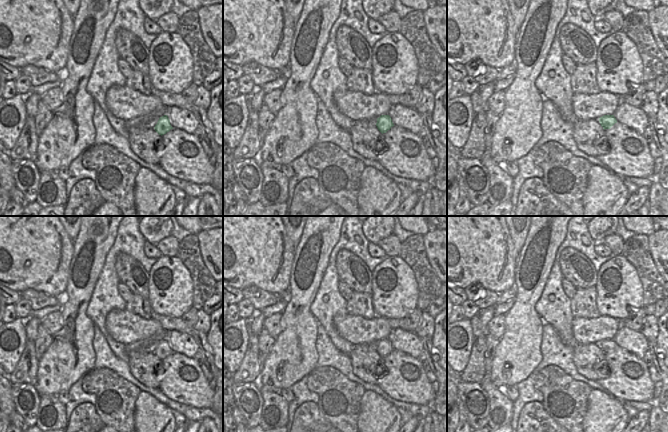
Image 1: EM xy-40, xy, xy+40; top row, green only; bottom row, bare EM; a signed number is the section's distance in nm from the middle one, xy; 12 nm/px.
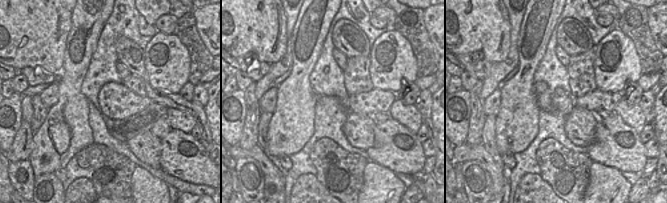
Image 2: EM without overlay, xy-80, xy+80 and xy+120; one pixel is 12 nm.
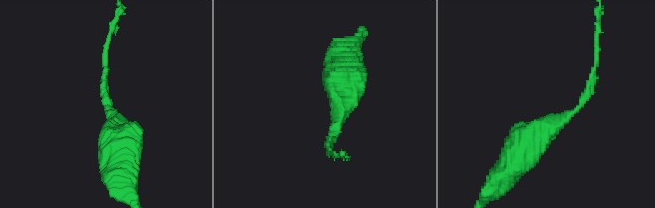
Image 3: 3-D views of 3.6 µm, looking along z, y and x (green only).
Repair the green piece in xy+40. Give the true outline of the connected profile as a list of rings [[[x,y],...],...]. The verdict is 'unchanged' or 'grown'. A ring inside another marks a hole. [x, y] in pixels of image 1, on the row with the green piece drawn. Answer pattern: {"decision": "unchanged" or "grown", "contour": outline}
{"decision": "unchanged", "contour": [[[604,115],[599,118],[599,122],[603,129],[610,129],[615,123],[617,123],[616,118],[614,115]]]}

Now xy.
{"decision": "unchanged", "contour": [[[381,115],[379,118],[377,118],[376,126],[378,130],[383,134],[390,130],[394,124],[389,115]]]}

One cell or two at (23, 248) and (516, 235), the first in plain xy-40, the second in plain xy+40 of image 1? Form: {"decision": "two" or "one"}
{"decision": "two"}

